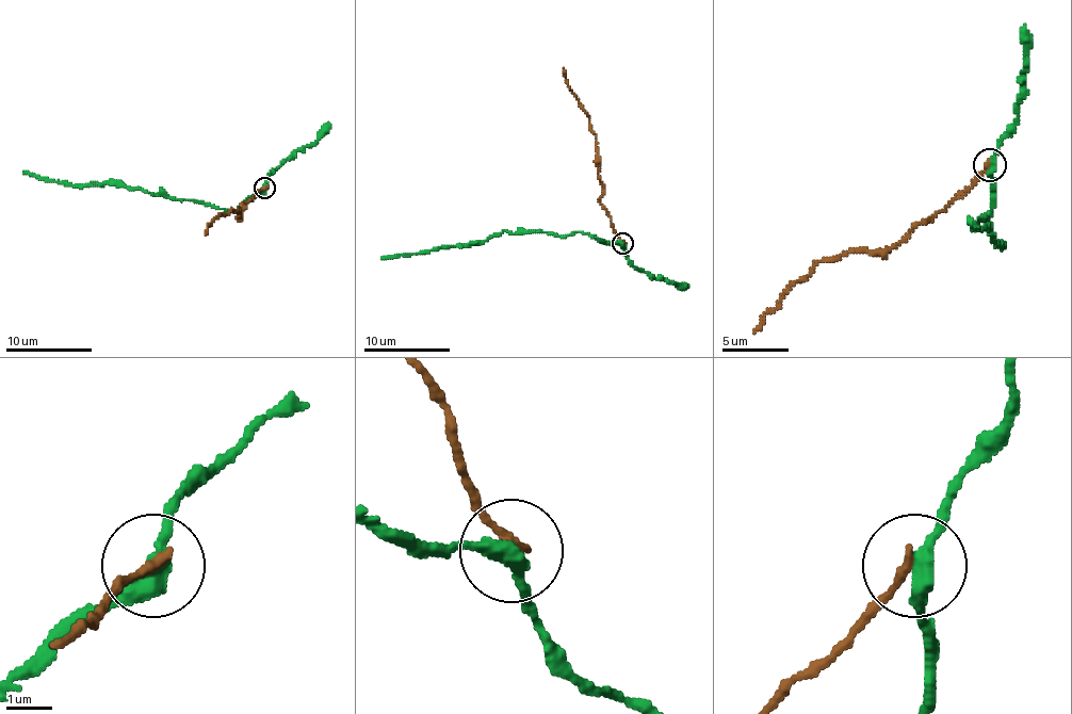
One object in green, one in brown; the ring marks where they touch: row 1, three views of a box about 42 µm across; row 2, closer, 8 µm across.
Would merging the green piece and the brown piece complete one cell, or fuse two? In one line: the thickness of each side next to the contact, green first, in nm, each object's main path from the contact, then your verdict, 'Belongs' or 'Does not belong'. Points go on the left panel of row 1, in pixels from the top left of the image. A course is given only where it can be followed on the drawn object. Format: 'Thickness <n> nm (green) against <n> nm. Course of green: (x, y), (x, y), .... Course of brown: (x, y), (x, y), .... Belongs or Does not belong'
Thickness 380 nm (green) against 200 nm. Course of green: (263, 188), (236, 210), (108, 183), (58, 183), (23, 172). Course of brown: (263, 188), (242, 204), (240, 216), (238, 209), (231, 208), (209, 224), (205, 234). Does not belong

